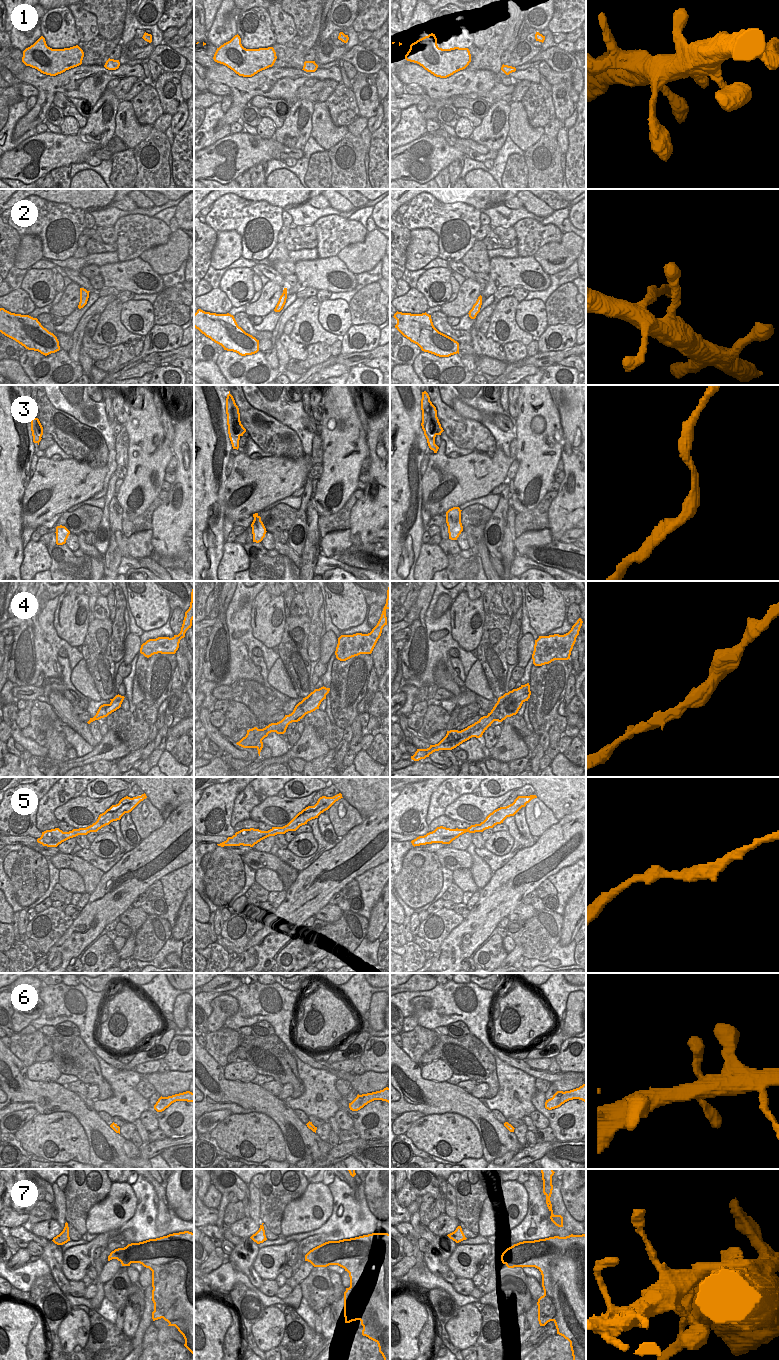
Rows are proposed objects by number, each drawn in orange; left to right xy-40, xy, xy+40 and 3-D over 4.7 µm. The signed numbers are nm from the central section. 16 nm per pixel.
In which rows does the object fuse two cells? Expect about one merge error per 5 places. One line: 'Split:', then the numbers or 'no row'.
Split: 7

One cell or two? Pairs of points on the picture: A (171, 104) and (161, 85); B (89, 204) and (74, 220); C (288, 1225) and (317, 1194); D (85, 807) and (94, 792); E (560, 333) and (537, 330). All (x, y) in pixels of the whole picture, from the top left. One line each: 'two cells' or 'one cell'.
A: one cell
B: two cells
C: one cell
D: two cells
E: two cells

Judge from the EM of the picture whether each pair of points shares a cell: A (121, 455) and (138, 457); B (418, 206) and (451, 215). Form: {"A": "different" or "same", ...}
{"A": "different", "B": "same"}

